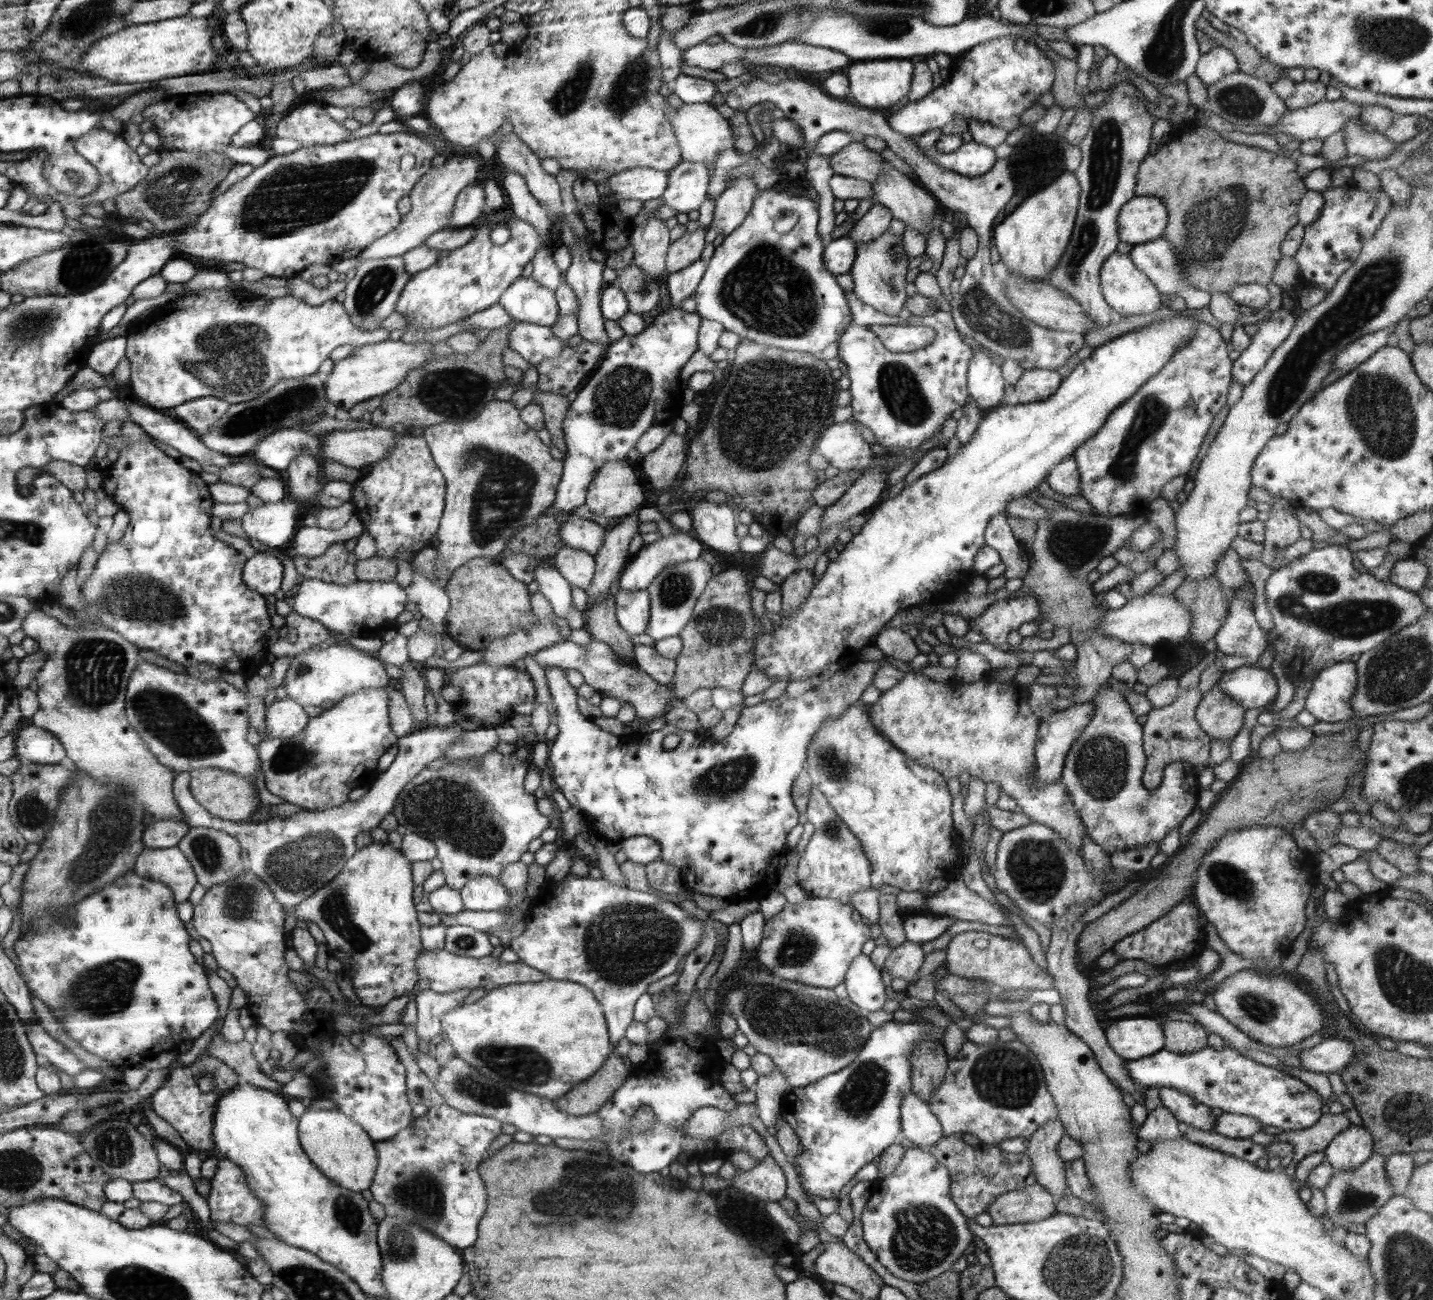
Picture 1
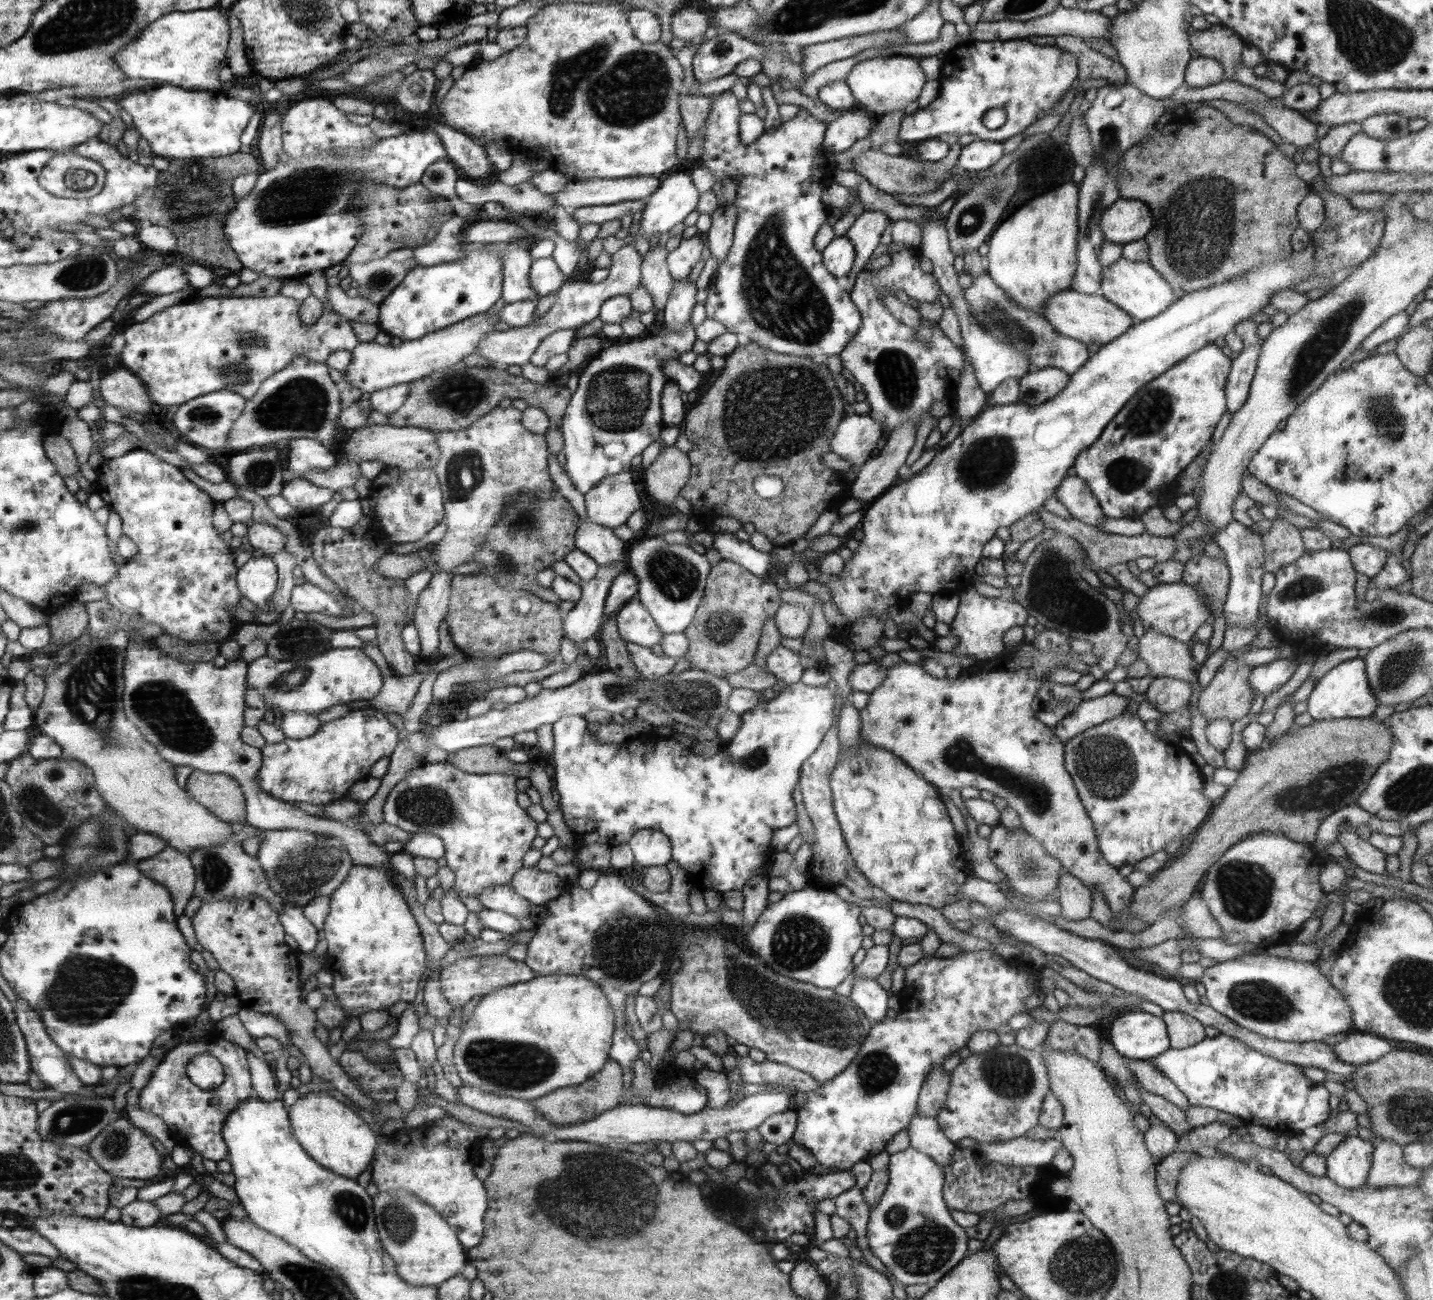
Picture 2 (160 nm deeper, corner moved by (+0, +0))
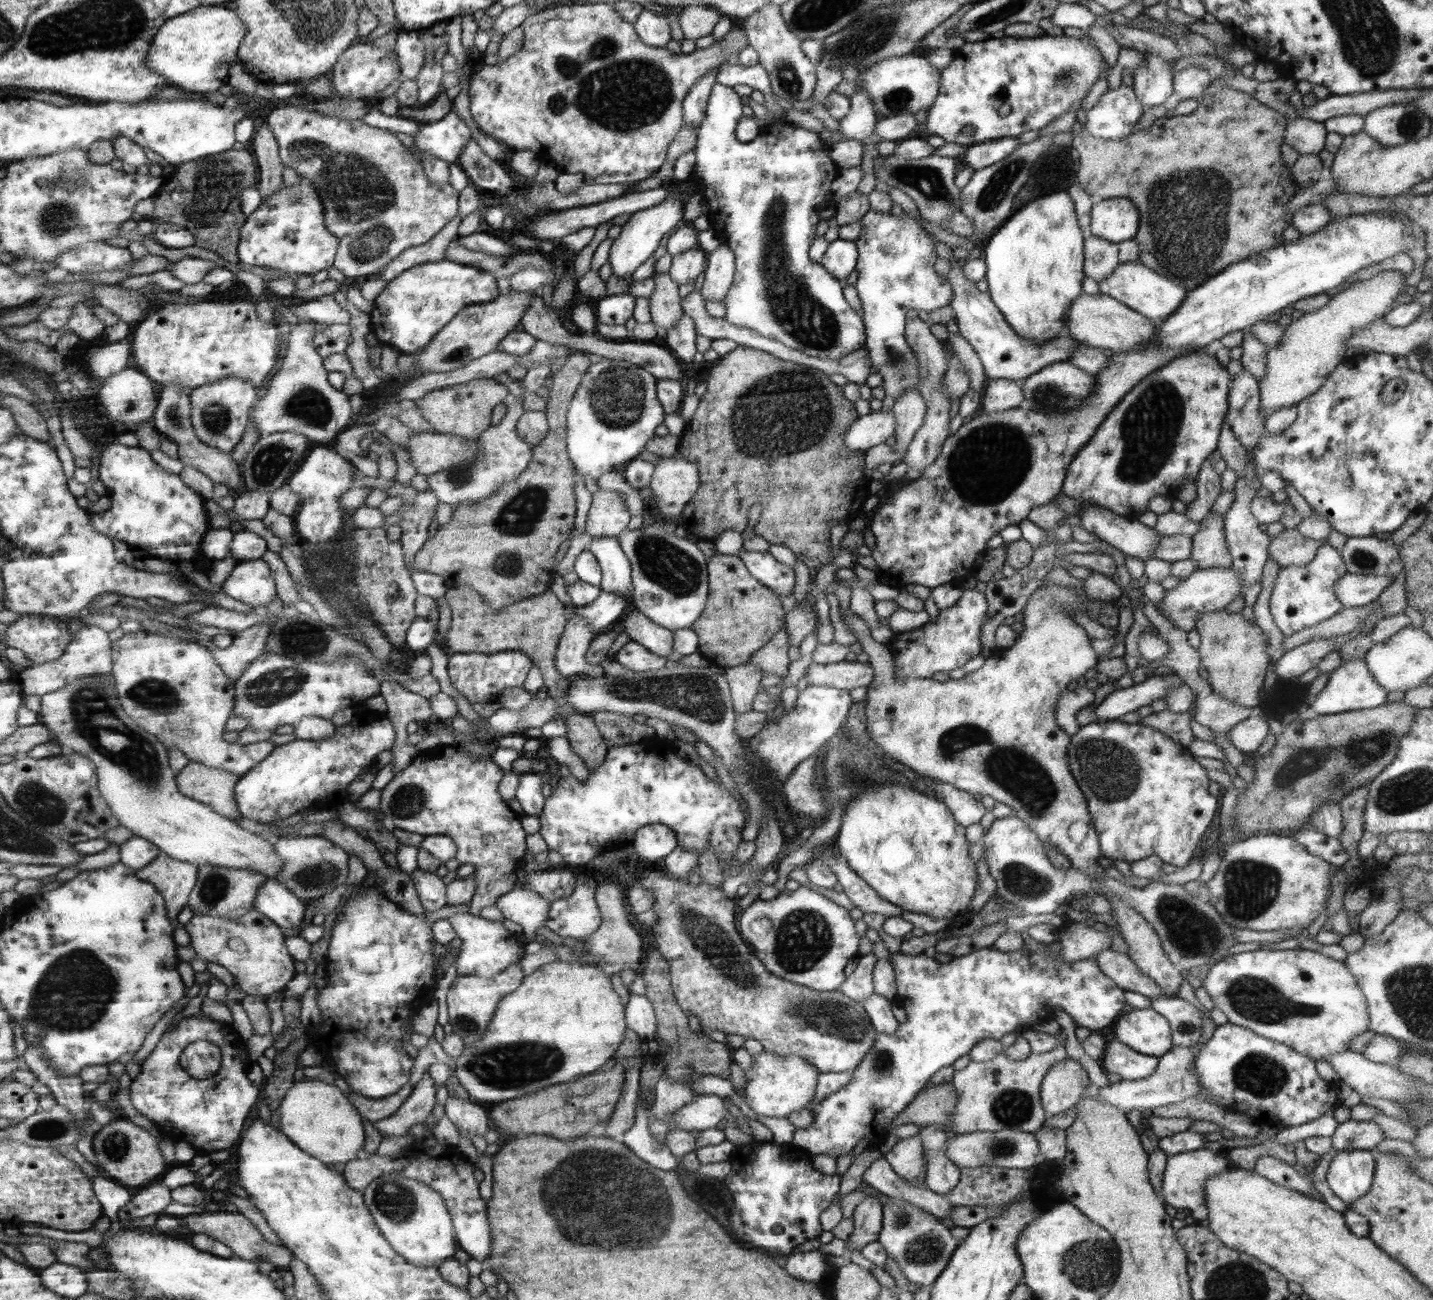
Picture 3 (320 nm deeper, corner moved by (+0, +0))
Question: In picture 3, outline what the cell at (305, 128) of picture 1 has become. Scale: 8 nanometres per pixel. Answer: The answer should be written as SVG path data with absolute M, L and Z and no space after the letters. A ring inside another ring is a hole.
M302 100L293 101L287 107L273 109L263 125L271 130L274 139L278 142L278 155L280 155L282 164L296 171L302 179L309 178L310 185L314 185L314 189L321 190L320 195L322 202L325 202L328 229L340 240L340 248L337 250L333 265L345 277L356 279L360 276L366 277L380 273L388 263L392 263L406 249L426 244L433 236L440 234L457 218L458 212L460 212L460 193L458 190L455 190L450 184L432 184L424 174L423 164L413 155L413 152L410 152L410 149L398 140L398 136L394 132L374 128L373 125L366 124L364 120L338 120L325 114L318 114L315 110L307 110L303 106Z

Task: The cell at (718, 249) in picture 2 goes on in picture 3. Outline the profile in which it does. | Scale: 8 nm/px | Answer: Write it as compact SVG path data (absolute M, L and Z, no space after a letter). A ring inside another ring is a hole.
M721 240L718 248L707 255L706 270L704 270L704 286L702 286L702 297L706 301L722 301L732 285L735 272L735 254Z

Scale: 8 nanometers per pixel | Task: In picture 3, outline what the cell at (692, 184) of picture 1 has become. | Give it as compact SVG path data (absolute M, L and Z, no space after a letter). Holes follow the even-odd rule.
M672 195L662 202L662 205L654 206L652 209L647 209L638 212L630 217L630 220L624 224L622 232L612 242L608 260L611 264L612 273L614 276L626 278L632 276L636 268L640 264L644 264L654 251L660 246L660 240L666 233L684 223L685 202L682 195Z

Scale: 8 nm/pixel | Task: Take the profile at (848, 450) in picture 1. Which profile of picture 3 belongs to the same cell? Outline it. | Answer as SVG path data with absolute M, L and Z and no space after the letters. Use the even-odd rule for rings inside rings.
M871 411L864 416L859 415L856 421L846 429L846 435L843 436L844 442L848 448L855 451L866 452L873 446L886 443L890 441L896 431L896 420L894 420L894 413L892 411Z

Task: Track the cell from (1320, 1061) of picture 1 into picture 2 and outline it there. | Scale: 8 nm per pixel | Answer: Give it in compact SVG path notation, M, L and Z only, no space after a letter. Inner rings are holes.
M1356 1030L1346 1033L1346 1038L1333 1047L1340 1060L1355 1065L1374 1062L1392 1051L1388 1039Z

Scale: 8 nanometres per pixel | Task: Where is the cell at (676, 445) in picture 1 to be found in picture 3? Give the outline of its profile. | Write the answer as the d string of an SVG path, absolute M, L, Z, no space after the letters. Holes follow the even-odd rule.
M680 456L663 457L654 467L649 487L653 489L653 499L658 508L670 517L681 516L690 499L697 494L701 486L700 470L693 461L684 460Z

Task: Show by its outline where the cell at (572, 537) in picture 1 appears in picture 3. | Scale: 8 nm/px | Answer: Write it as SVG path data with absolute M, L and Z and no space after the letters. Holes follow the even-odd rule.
M617 537L592 538L587 550L592 552L601 565L601 590L625 596L630 601L627 611L633 608L631 562L620 548Z

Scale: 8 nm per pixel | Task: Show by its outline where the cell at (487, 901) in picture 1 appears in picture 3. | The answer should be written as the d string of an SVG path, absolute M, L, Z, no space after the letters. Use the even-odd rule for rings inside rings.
M515 886L512 891L502 895L495 906L506 919L522 926L524 939L530 941L534 940L536 930L545 926L550 904L538 891Z

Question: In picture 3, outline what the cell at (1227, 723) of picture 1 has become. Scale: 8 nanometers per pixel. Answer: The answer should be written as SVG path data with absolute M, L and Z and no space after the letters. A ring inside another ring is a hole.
M1226 609L1200 613L1195 629L1200 635L1197 652L1202 666L1208 671L1206 682L1214 694L1238 706L1256 710L1260 704L1259 693L1271 666L1270 651L1263 630L1257 624L1250 624L1240 613L1230 613Z

